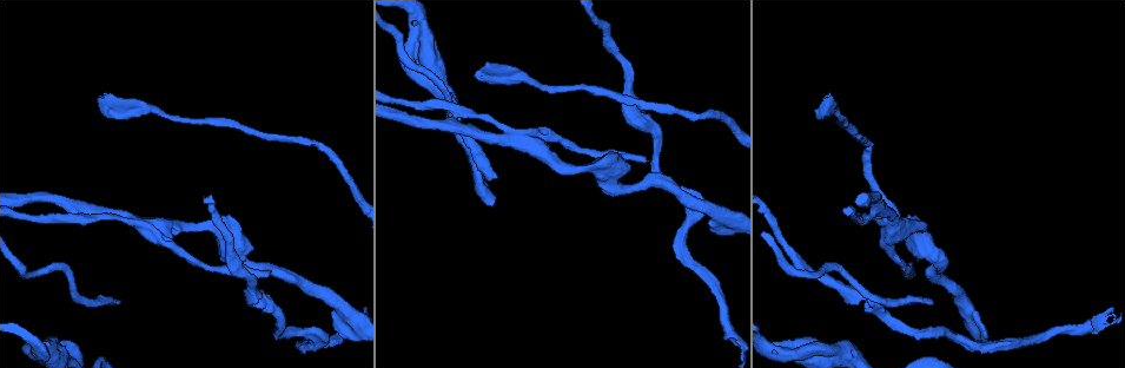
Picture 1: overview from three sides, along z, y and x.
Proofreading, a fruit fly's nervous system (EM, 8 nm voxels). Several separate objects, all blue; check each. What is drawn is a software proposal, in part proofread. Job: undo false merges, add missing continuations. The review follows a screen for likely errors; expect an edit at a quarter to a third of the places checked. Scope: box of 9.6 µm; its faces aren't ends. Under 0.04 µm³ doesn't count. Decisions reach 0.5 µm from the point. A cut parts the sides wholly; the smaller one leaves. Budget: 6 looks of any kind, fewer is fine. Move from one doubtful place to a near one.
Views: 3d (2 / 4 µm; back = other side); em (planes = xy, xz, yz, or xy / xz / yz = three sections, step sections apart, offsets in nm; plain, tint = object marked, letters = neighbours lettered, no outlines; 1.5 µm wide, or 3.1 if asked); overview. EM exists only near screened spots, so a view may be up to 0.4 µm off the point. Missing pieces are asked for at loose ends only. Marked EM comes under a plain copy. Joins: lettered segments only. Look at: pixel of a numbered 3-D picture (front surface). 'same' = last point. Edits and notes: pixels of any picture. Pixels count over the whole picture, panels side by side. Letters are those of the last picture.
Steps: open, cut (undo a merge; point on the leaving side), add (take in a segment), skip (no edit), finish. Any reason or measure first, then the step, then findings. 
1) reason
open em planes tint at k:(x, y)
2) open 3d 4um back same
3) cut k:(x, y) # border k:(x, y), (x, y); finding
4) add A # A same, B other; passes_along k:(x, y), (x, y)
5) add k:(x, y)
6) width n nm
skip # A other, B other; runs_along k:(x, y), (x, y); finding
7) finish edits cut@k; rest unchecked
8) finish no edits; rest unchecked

branch stops here
open em planes letters at 1:(476, 72)

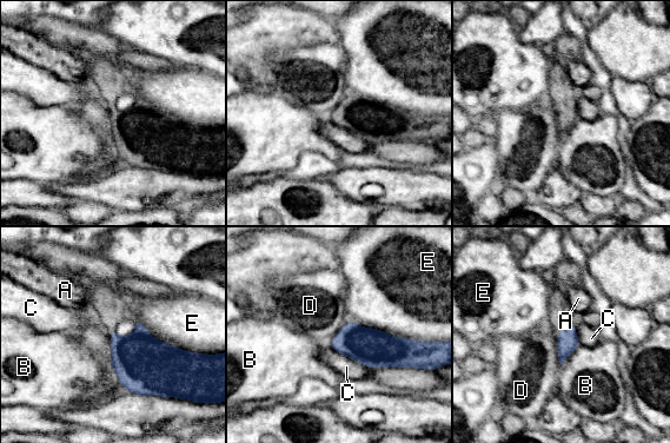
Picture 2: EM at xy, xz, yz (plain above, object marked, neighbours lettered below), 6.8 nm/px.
skip # A other, B other, C other, D other, E other; no lettered segment goes on from it

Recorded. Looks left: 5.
three arms meet
open 3d 4um at 1:(537, 149)

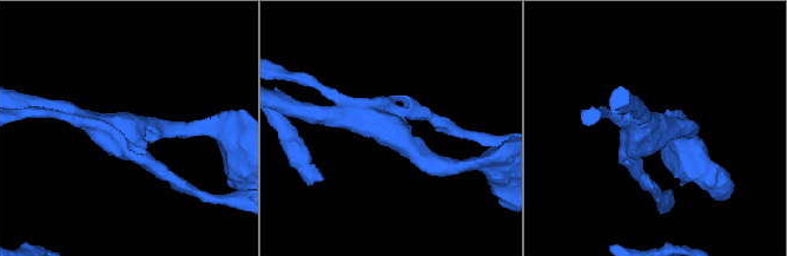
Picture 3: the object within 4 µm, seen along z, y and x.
arms 3; arm_widths 220, 280, 300 nm; need the tissue
open em yz step 8 letters at 3:(656, 126)

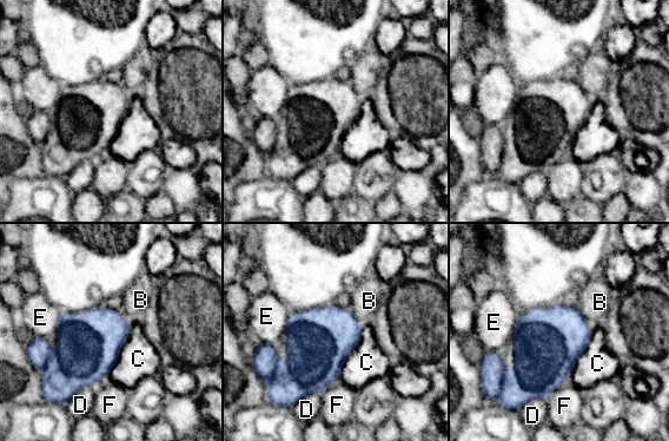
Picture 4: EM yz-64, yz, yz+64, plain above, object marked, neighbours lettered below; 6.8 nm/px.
cut 4:(265, 359) # B other, C other, D other, E other, F other; border 4:(277, 356), (275, 372), (269, 382); two neurons meet here

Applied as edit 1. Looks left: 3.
thick end
open em planes tint at 1:(718, 232)

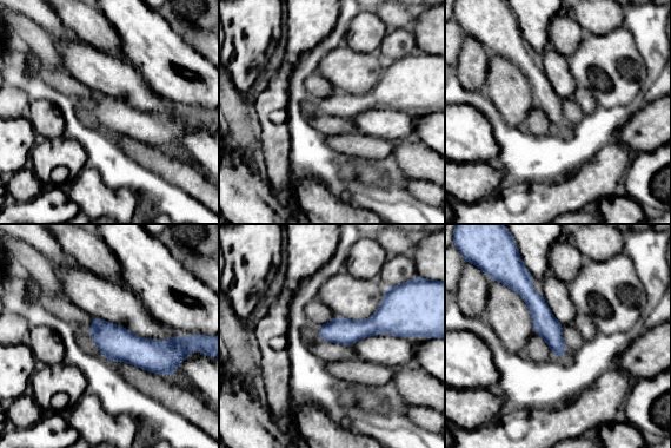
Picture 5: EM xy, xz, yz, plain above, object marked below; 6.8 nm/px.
what lies round it
open em planes letters same

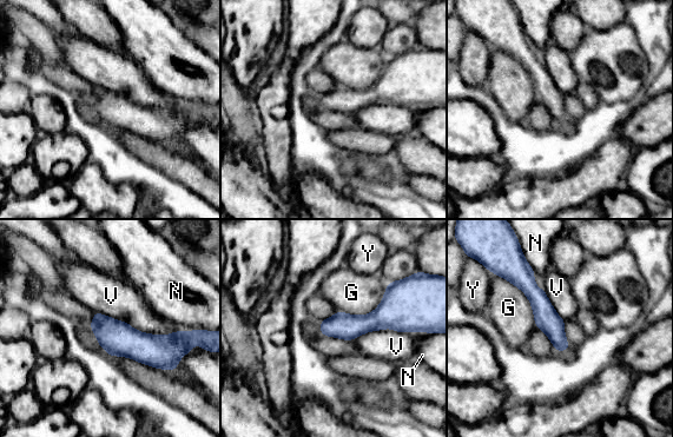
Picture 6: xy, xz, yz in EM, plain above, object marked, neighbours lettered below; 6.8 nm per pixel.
skip # G other, N other, V other, Y other; border 6:(94, 311), (140, 331), (172, 332); none of them fits

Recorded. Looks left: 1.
finish edits cut@4; rest unchecked

